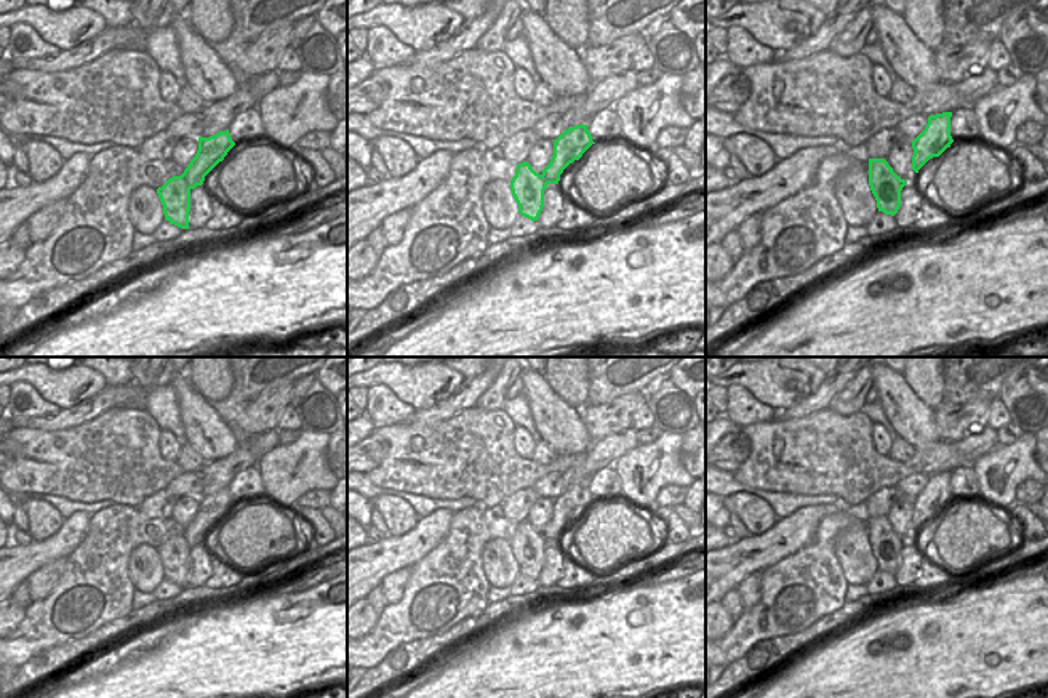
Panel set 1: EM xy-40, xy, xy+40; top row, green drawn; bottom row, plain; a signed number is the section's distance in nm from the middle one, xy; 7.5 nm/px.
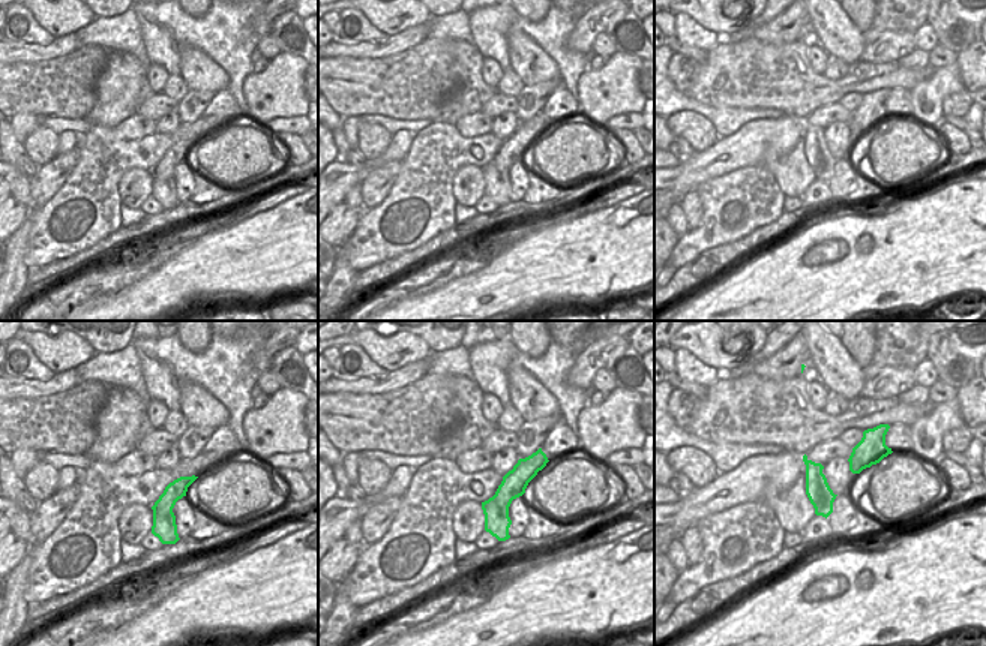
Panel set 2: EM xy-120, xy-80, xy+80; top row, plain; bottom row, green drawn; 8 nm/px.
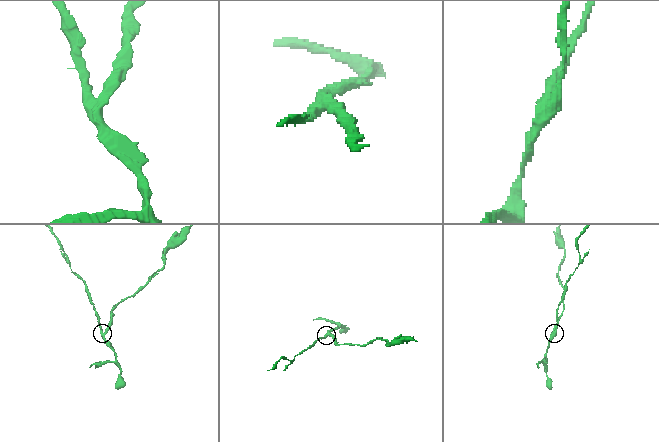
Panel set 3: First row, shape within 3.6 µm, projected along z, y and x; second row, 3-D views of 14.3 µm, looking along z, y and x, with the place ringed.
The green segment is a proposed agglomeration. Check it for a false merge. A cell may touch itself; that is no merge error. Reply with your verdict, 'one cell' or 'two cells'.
two cells

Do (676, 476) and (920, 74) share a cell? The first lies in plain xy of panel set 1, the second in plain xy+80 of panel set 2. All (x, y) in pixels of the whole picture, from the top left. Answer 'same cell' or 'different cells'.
different cells

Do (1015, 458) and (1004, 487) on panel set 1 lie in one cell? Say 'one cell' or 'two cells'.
one cell

